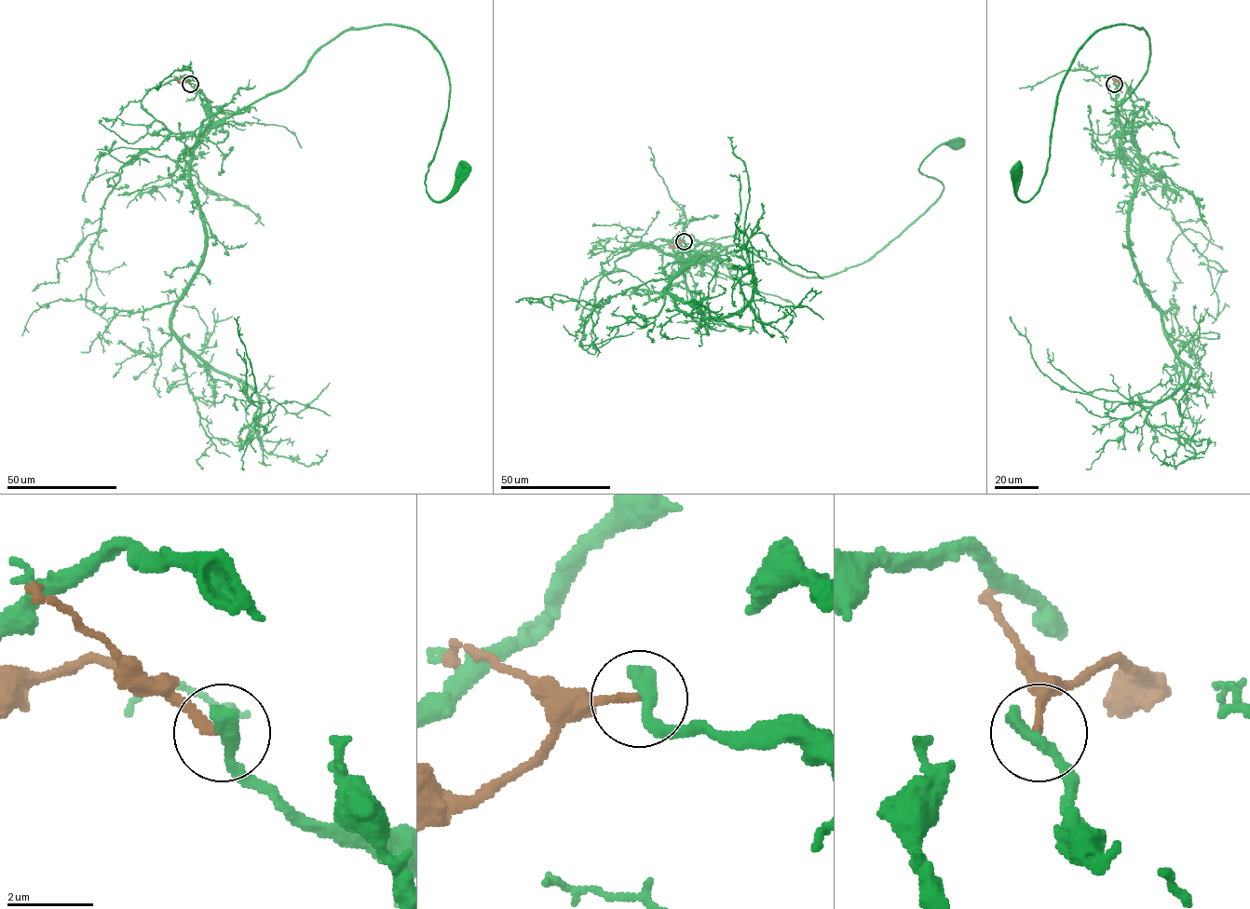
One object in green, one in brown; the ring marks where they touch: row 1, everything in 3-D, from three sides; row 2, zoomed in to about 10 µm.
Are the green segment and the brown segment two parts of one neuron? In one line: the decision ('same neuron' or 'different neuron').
different neuron

